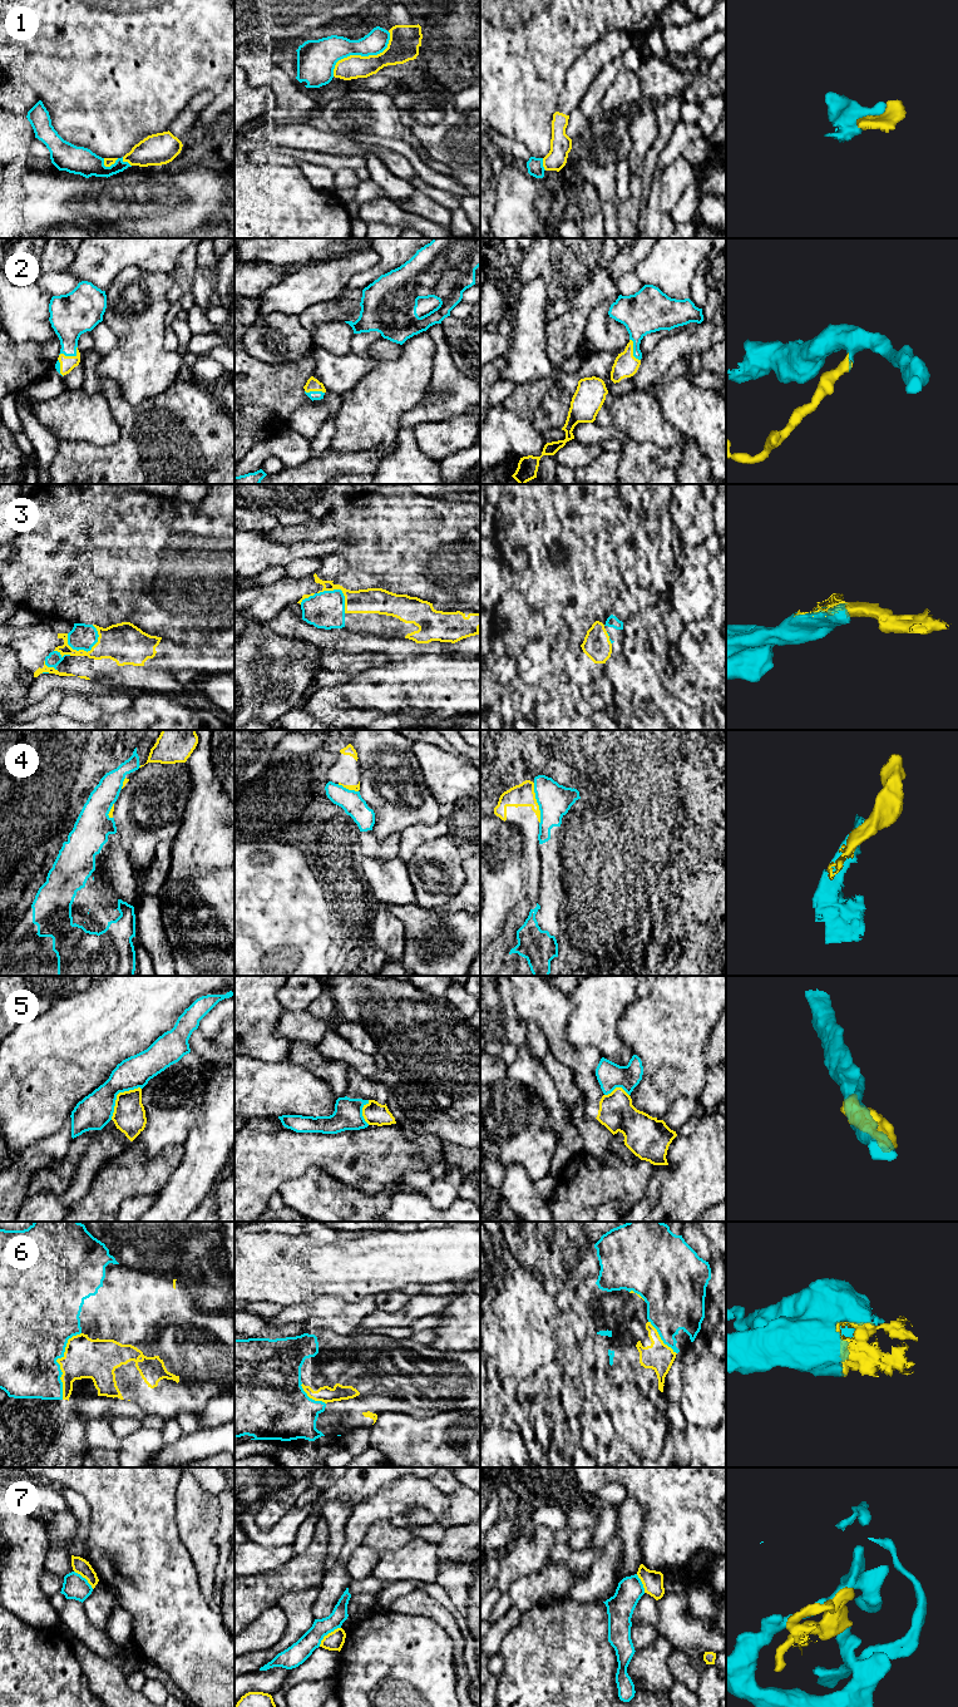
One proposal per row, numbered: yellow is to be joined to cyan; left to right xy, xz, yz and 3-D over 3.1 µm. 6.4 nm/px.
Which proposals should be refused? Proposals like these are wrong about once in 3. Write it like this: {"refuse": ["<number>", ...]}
{"refuse": ["1", "4", "5", "7"]}

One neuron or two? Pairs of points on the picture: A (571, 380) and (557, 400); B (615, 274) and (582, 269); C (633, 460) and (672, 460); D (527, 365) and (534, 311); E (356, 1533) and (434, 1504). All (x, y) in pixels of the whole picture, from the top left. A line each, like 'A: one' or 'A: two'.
A: one
B: two
C: one
D: one
E: one

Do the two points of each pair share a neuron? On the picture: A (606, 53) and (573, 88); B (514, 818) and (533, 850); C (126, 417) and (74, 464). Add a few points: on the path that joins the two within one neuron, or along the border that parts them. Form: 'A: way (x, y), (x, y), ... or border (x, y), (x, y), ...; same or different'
A: way (597, 60), (578, 79); same
B: way (523, 824), (531, 832), (531, 842); same
C: way (126, 435), (126, 442), (103, 464), (93, 464); same

